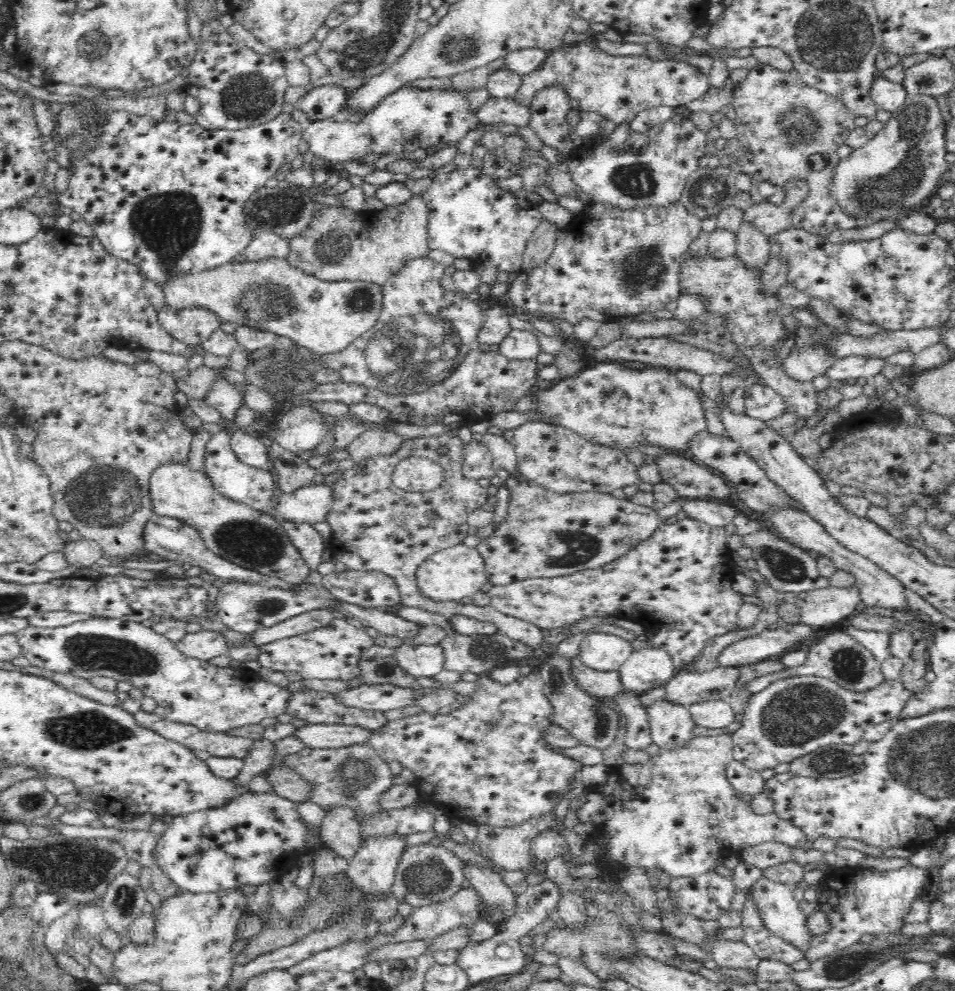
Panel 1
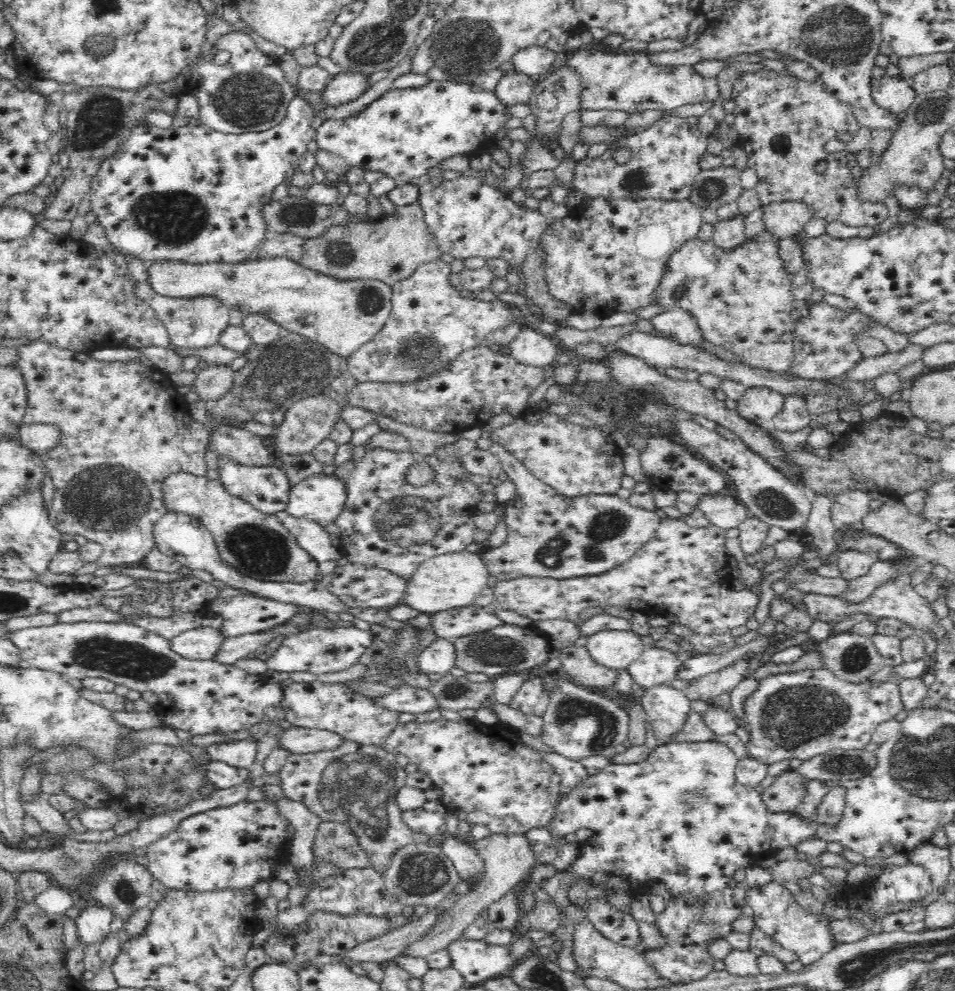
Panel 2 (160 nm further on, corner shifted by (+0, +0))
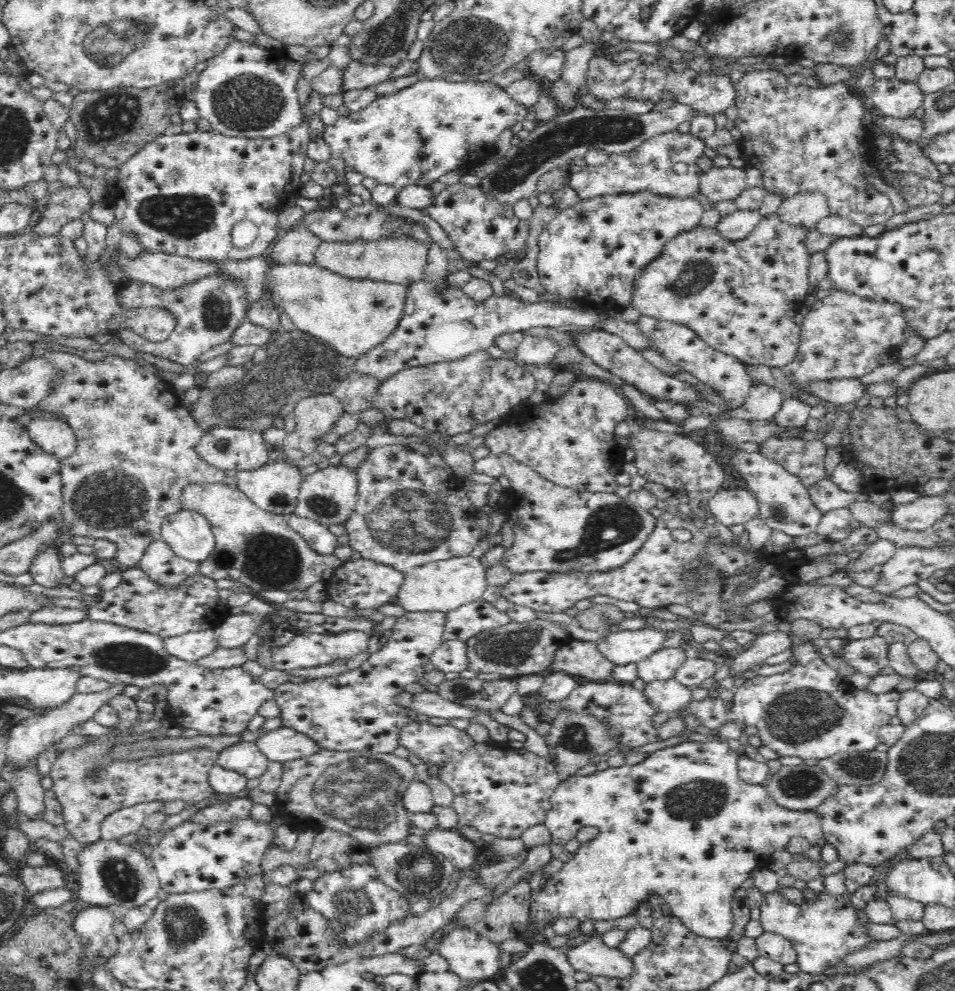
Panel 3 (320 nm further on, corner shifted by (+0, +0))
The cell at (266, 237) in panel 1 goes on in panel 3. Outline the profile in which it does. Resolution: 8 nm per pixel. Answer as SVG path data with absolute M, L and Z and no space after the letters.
M297 226L281 232L278 239L267 250L267 258L274 263L313 262L315 248L322 242L306 226Z

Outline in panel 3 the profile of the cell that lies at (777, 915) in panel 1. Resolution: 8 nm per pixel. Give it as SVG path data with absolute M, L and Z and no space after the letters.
M780 892L764 894L760 902L760 923L766 933L783 936L797 952L799 968L807 973L820 973L873 938L866 936L866 914L851 902L851 894L840 896L821 893L813 903L797 905L784 898Z

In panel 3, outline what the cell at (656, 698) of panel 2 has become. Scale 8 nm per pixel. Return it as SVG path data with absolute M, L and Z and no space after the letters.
M675 678L646 683L643 693L656 713L662 712L667 716L678 717L693 700L689 687L680 684Z

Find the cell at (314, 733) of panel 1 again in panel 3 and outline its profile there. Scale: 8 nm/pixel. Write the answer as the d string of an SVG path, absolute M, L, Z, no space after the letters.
M284 726L260 734L255 742L269 761L283 763L308 757L321 749L312 737Z

